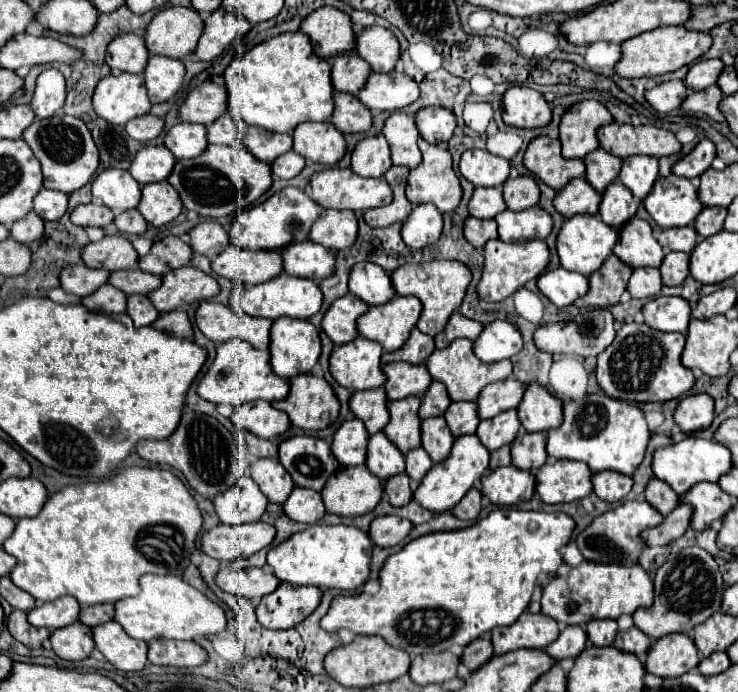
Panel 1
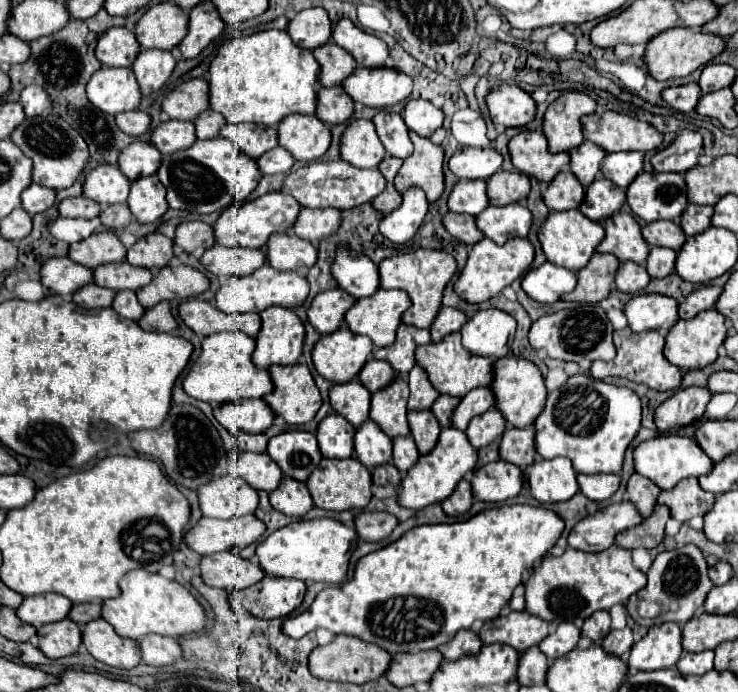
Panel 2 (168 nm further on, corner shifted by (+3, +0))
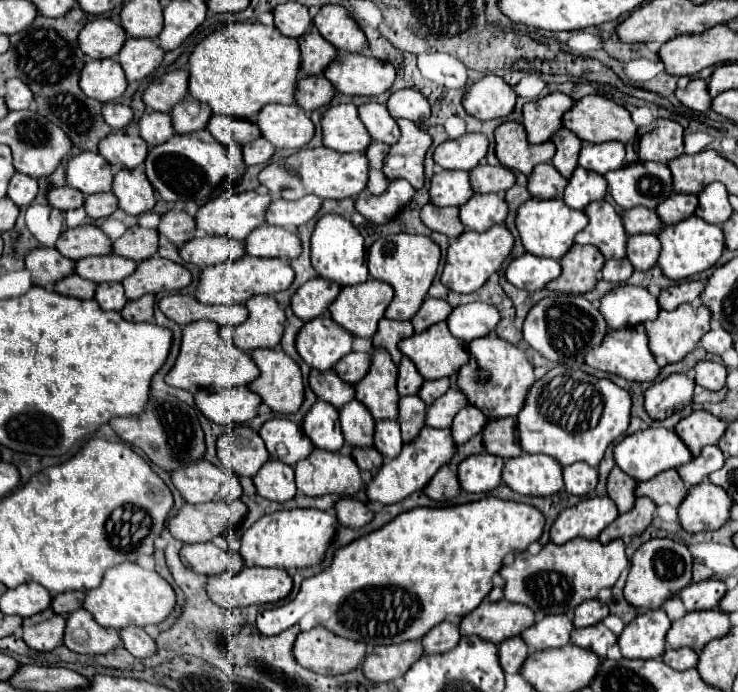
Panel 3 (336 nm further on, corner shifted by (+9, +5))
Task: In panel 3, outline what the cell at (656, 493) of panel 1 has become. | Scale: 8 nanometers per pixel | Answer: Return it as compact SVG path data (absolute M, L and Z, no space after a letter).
M614 467L608 475L608 497L618 503L618 511L626 513L636 503L636 485L638 481L626 475L620 467Z

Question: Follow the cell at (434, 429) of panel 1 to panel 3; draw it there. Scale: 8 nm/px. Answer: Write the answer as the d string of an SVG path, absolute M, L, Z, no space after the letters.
M418 395L400 399L398 423L402 429L404 443L410 443L410 439L414 439L414 435L418 435L418 431L422 431L424 419L426 419L424 415L426 415L426 403Z

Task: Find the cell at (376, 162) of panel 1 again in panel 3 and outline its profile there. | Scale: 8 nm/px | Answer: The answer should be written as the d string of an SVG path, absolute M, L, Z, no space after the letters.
M352 103L328 107L322 117L324 145L342 153L364 153L370 145L370 133L358 117L358 107Z

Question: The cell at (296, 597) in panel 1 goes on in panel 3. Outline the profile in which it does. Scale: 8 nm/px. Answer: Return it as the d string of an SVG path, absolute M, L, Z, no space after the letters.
M244 567L240 573L220 573L208 577L208 597L224 607L224 609L236 609L236 607L248 607L248 605L264 605L264 603L280 603L284 601L294 583L288 571L282 569L264 569L264 567Z

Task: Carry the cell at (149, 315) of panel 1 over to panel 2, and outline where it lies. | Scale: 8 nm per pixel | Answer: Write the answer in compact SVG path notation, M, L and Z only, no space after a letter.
M120 290L120 292L116 292L112 308L122 318L128 318L128 320L138 320L144 314L144 308L140 306L140 302L138 302L138 298L136 298L136 294L132 290Z

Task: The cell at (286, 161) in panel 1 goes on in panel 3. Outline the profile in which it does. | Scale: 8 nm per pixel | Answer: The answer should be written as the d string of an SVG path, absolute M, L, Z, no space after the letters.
M258 137L256 141L246 143L242 147L242 153L244 153L244 163L246 165L264 165L264 163L268 163L272 159L276 149L274 149L274 145L270 141L266 141L264 137Z

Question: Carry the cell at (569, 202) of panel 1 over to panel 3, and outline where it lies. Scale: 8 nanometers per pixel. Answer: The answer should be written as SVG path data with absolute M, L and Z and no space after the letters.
M552 163L538 165L530 179L528 179L528 191L532 193L534 199L560 199L564 189L566 189L568 179L562 177Z

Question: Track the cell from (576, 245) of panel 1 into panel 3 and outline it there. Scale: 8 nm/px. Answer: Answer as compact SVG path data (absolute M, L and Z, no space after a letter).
M530 199L518 209L518 217L516 217L516 227L526 251L556 261L560 261L562 255L566 255L566 251L574 245L574 237L586 227L586 223L588 219L584 211L570 209L562 199L546 199L546 201Z

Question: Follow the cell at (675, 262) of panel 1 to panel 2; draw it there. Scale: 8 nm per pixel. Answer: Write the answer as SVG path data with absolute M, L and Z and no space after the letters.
M656 246L650 250L648 260L646 260L646 270L650 274L650 278L664 278L674 270L674 260L676 260L676 252L670 248L662 248Z

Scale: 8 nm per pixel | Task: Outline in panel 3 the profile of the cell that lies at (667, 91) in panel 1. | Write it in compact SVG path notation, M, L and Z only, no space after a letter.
M692 79L684 89L674 91L676 99L694 111L708 111L710 109L710 95L706 87L706 79Z

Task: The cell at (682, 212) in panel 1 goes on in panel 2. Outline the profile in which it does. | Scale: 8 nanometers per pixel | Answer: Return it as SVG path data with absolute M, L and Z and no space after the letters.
M640 172L626 190L626 202L644 222L678 222L688 204L684 176L674 172Z

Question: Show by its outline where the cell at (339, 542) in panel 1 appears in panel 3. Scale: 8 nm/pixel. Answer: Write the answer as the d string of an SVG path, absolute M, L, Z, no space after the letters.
M292 509L276 511L264 515L242 535L240 555L246 567L282 567L282 569L300 569L312 567L324 561L326 551L340 527L336 515L320 509Z

